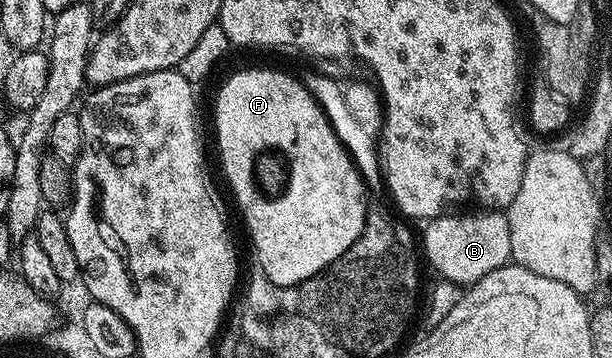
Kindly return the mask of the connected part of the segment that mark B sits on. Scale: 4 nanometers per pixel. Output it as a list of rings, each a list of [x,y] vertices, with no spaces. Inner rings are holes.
[[[475,210],[469,216],[445,214],[427,221],[422,240],[422,256],[437,272],[440,280],[471,286],[486,274],[504,267],[512,260],[510,226],[507,215],[500,210]]]

